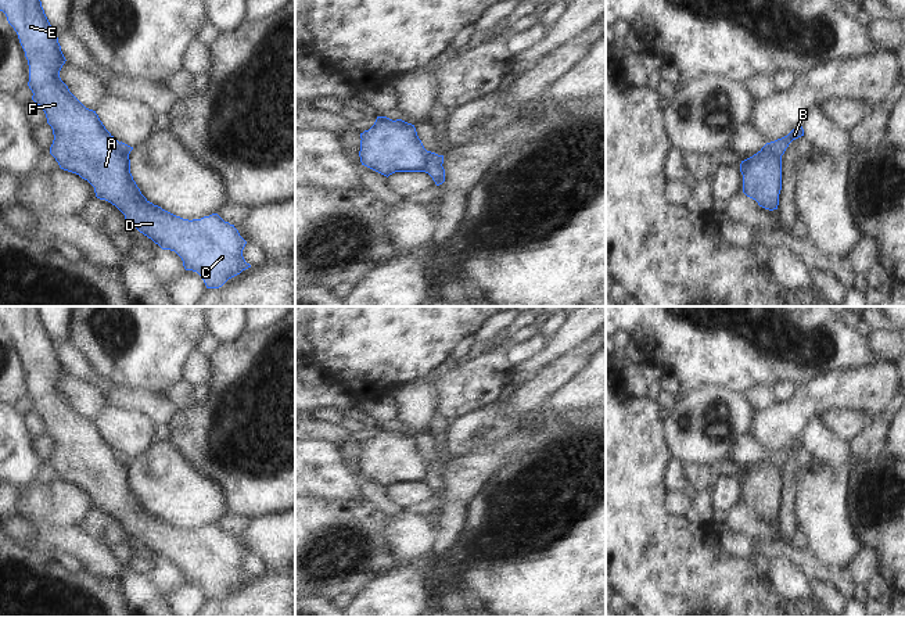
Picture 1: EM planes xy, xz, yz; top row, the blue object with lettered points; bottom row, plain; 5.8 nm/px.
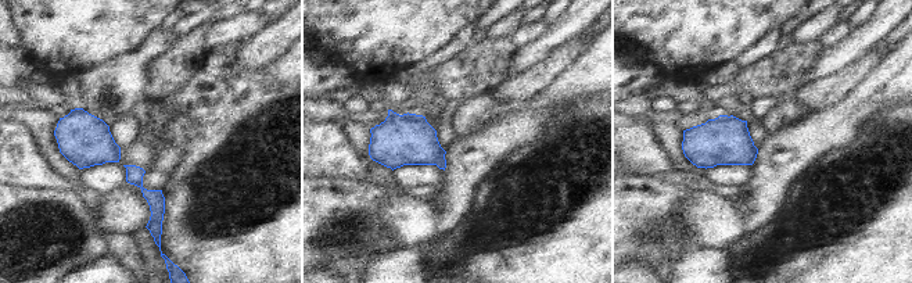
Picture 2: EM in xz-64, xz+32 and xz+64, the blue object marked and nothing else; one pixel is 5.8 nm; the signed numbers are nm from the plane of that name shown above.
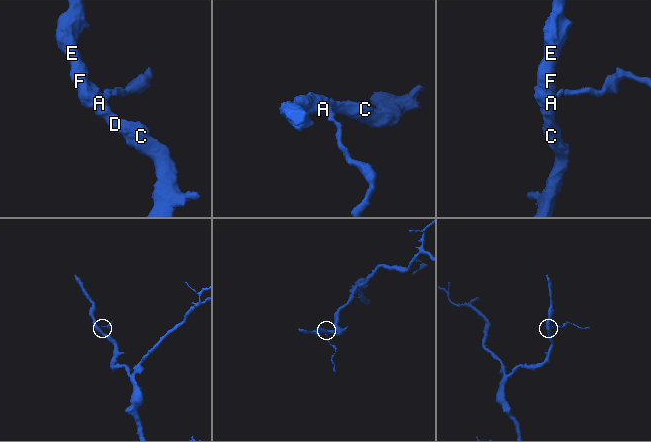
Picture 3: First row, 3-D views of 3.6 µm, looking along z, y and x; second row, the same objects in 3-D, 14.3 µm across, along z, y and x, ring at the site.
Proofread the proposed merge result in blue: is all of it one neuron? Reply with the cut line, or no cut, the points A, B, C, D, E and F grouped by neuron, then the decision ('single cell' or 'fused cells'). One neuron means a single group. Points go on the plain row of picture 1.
cut yz (765, 455), (780, 470); groups A C D E F / B; fused cells

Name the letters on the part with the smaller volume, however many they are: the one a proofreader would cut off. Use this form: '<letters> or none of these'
B.

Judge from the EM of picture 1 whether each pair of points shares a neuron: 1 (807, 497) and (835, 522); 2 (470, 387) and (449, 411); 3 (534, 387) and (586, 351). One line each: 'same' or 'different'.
1: same
2: same
3: same

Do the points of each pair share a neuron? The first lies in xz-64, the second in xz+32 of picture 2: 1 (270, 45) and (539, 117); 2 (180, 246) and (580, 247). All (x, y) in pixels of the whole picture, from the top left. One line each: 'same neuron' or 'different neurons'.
1: different neurons
2: same neuron

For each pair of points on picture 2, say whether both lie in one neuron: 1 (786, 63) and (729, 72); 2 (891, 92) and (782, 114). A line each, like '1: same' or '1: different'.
1: different
2: different

